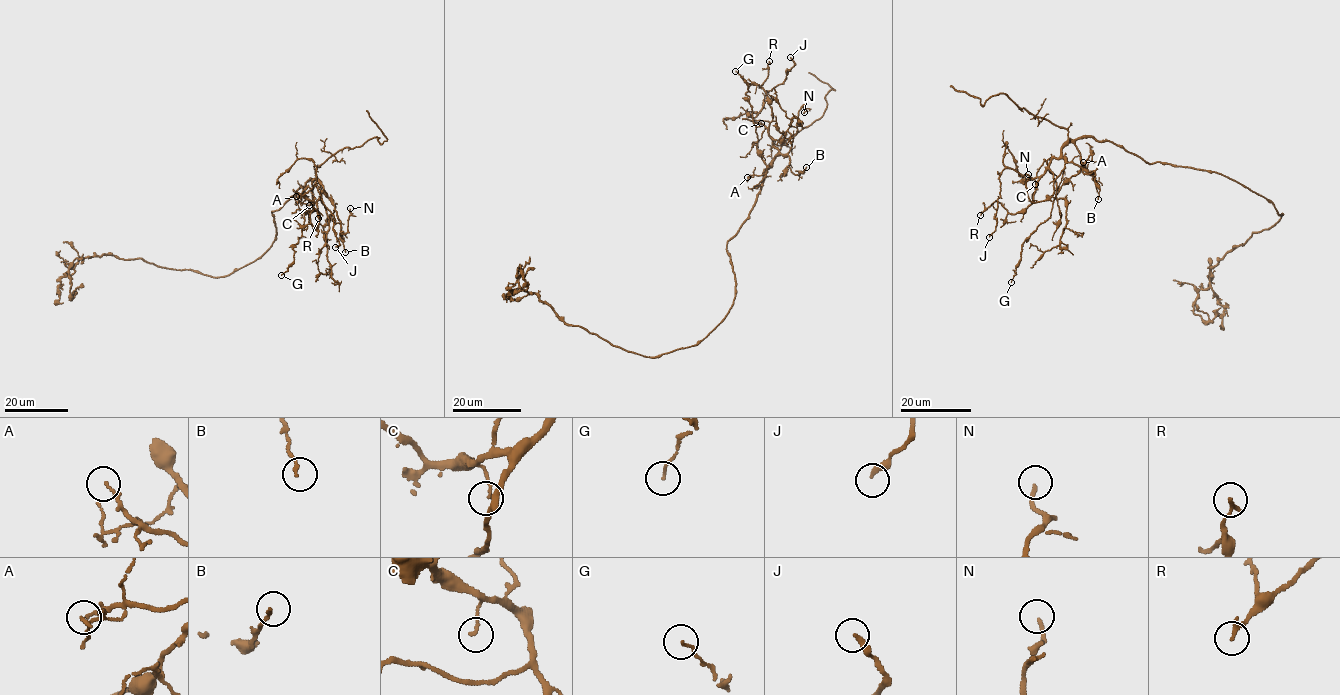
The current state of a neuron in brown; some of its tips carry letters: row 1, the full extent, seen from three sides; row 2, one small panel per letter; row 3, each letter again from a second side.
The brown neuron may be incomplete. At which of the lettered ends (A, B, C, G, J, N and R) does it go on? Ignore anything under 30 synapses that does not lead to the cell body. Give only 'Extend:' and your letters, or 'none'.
Extend: none

